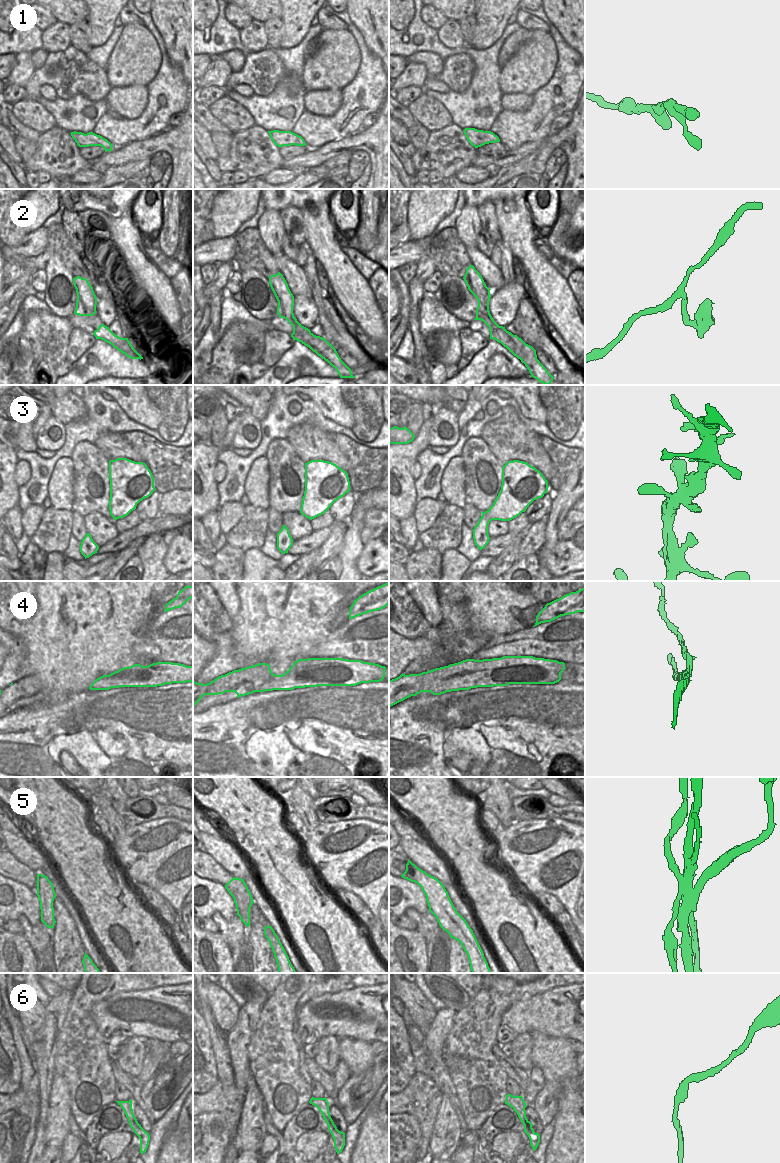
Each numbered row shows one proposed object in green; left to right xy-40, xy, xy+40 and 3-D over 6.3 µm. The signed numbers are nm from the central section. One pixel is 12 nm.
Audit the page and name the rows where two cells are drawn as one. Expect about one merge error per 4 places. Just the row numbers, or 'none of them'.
4, 5

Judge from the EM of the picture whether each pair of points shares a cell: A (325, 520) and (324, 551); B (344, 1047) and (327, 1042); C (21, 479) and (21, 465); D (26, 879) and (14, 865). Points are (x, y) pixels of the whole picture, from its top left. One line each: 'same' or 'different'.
A: different
B: different
C: same
D: same

